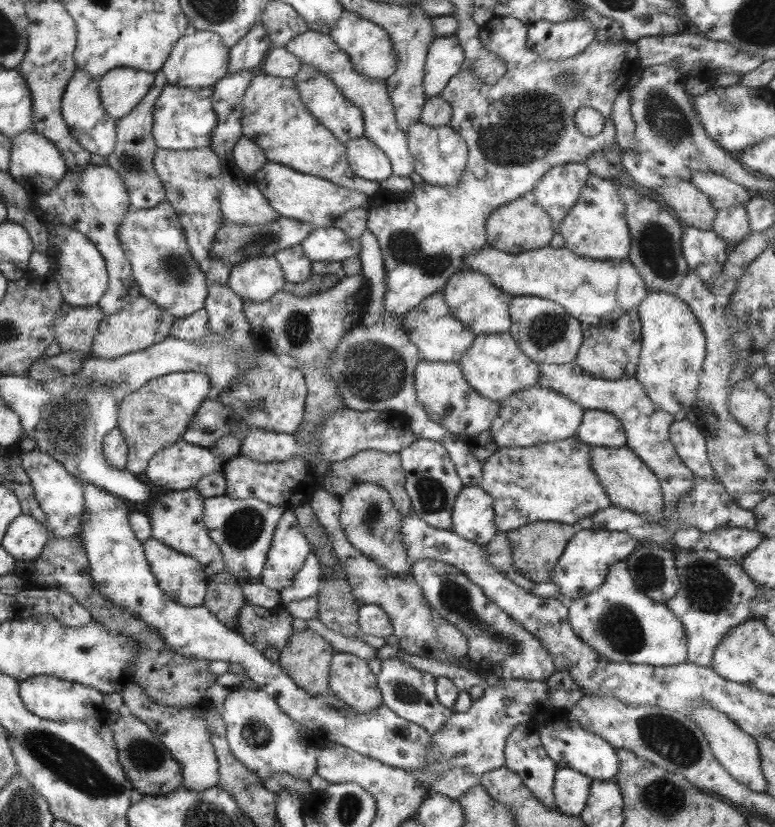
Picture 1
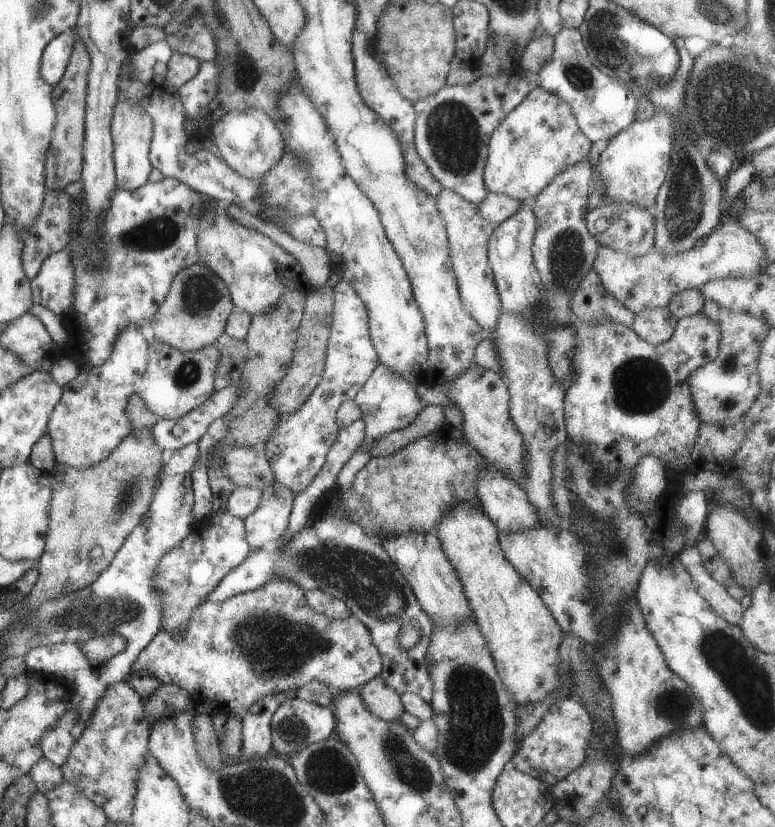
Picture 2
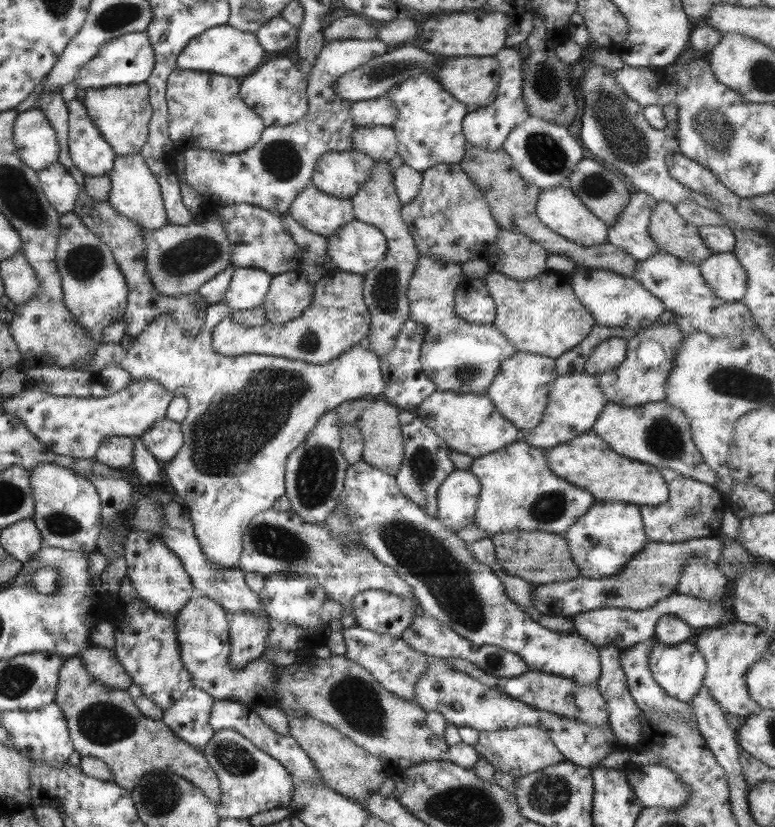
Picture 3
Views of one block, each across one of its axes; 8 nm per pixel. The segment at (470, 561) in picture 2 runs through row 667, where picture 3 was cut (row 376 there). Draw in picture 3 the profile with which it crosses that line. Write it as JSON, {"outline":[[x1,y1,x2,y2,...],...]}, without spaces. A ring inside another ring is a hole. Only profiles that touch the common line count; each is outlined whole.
{"outline":[[517,351,501,362,497,375,484,392,501,416,518,429,519,435,526,436,527,432,541,422,551,385,558,376,555,366,553,359]]}

